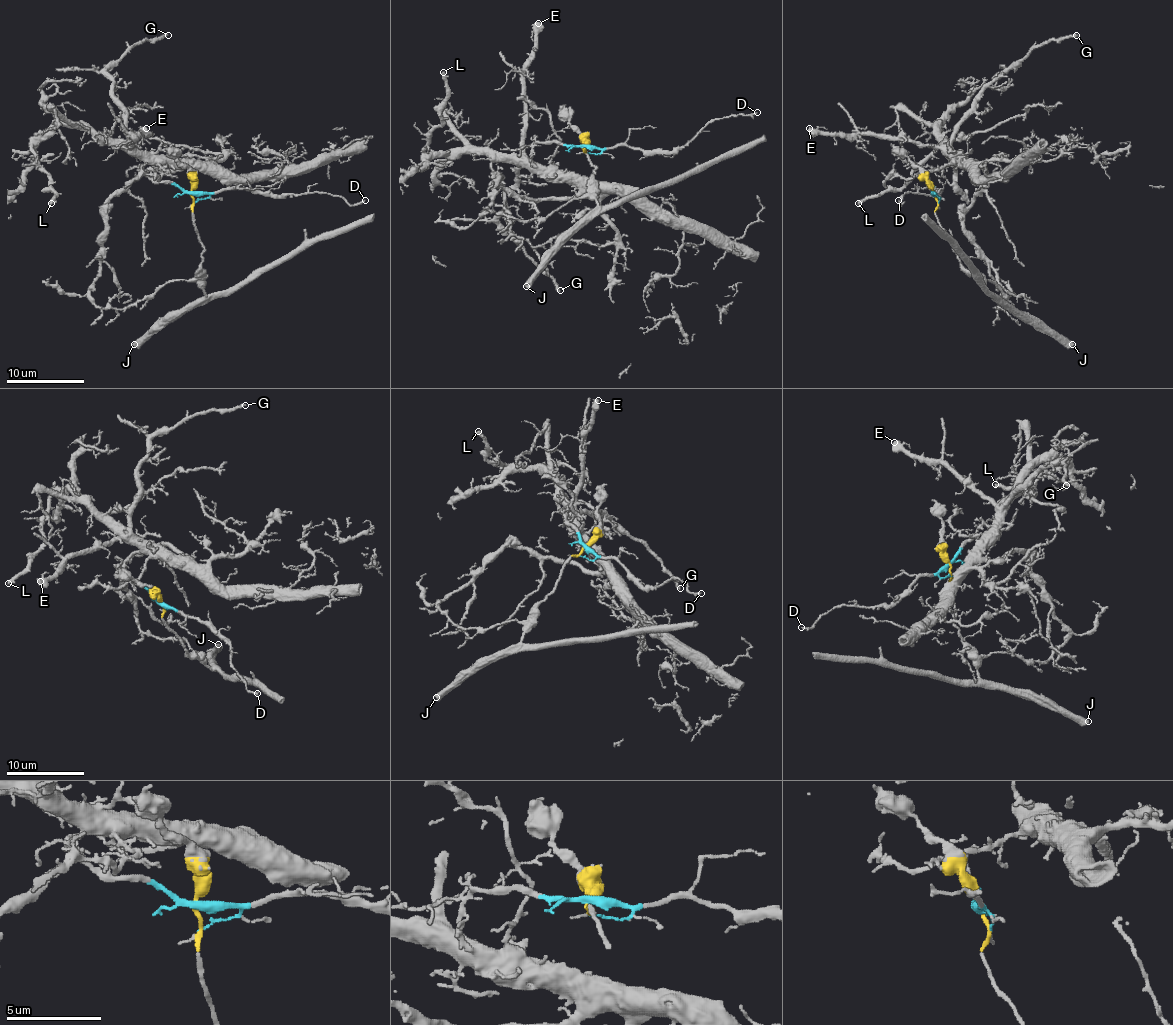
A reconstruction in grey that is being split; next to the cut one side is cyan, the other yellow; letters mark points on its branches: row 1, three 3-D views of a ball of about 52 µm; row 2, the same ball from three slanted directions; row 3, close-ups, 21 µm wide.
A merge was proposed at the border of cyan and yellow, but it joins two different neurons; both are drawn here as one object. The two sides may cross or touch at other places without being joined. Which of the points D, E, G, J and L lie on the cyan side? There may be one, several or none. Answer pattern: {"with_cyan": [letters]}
{"with_cyan": ["D", "E", "G", "L"]}

